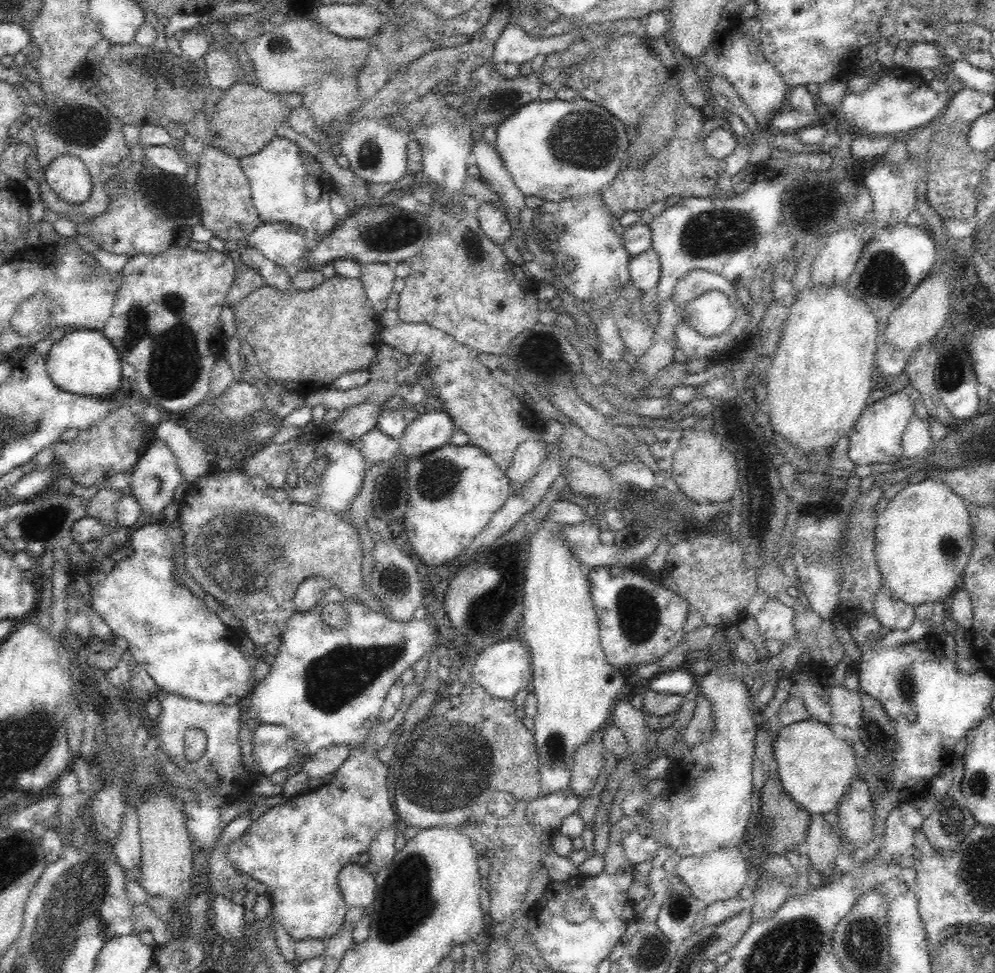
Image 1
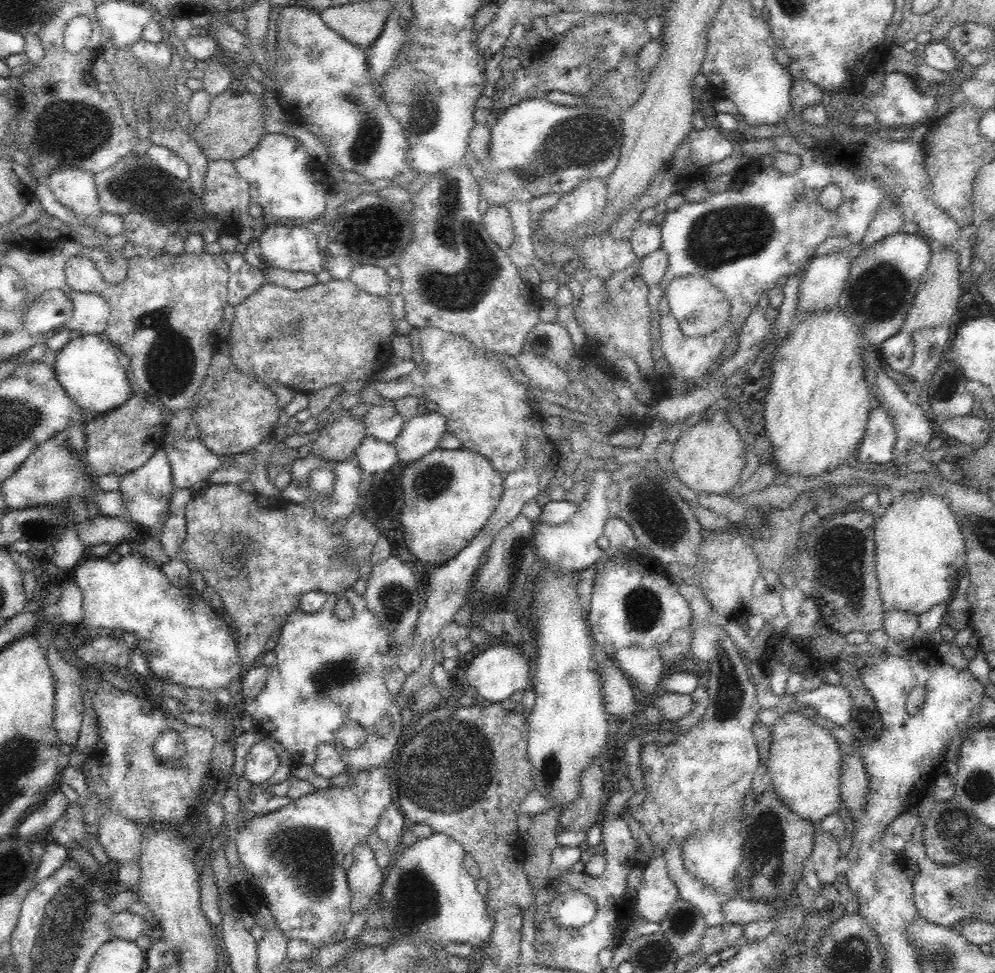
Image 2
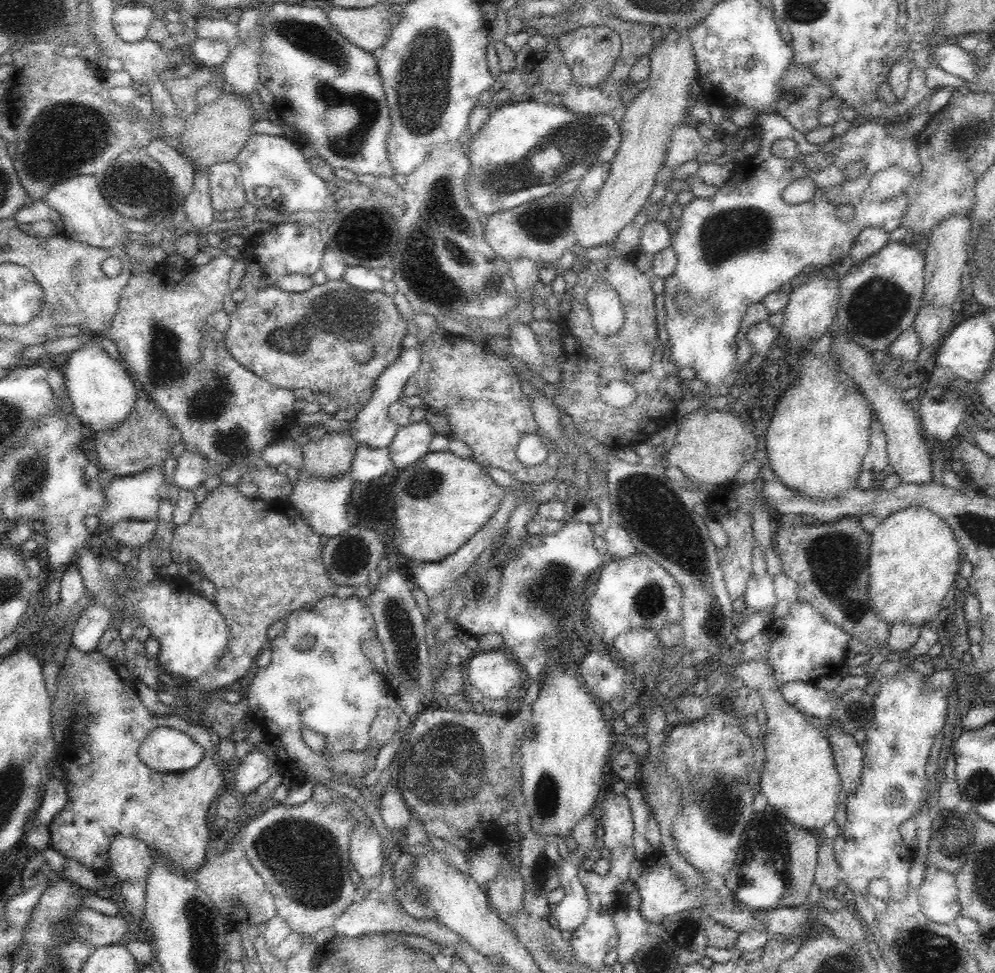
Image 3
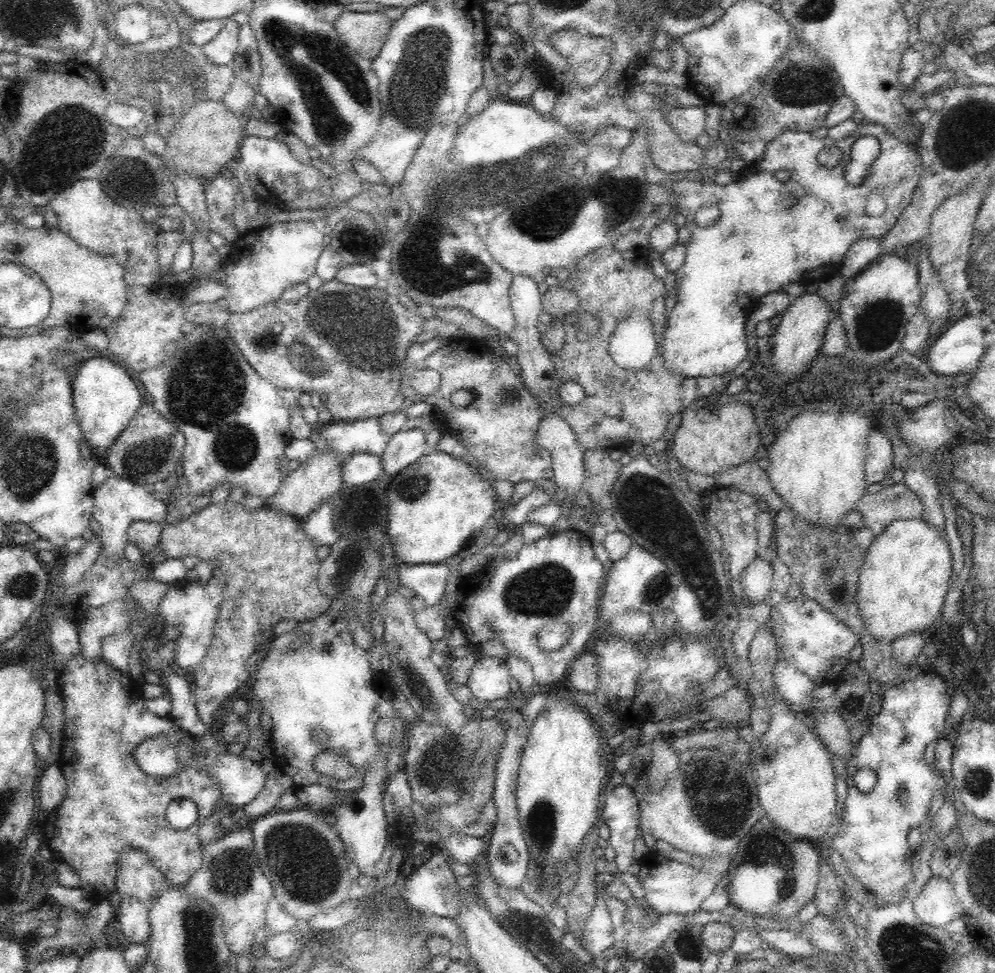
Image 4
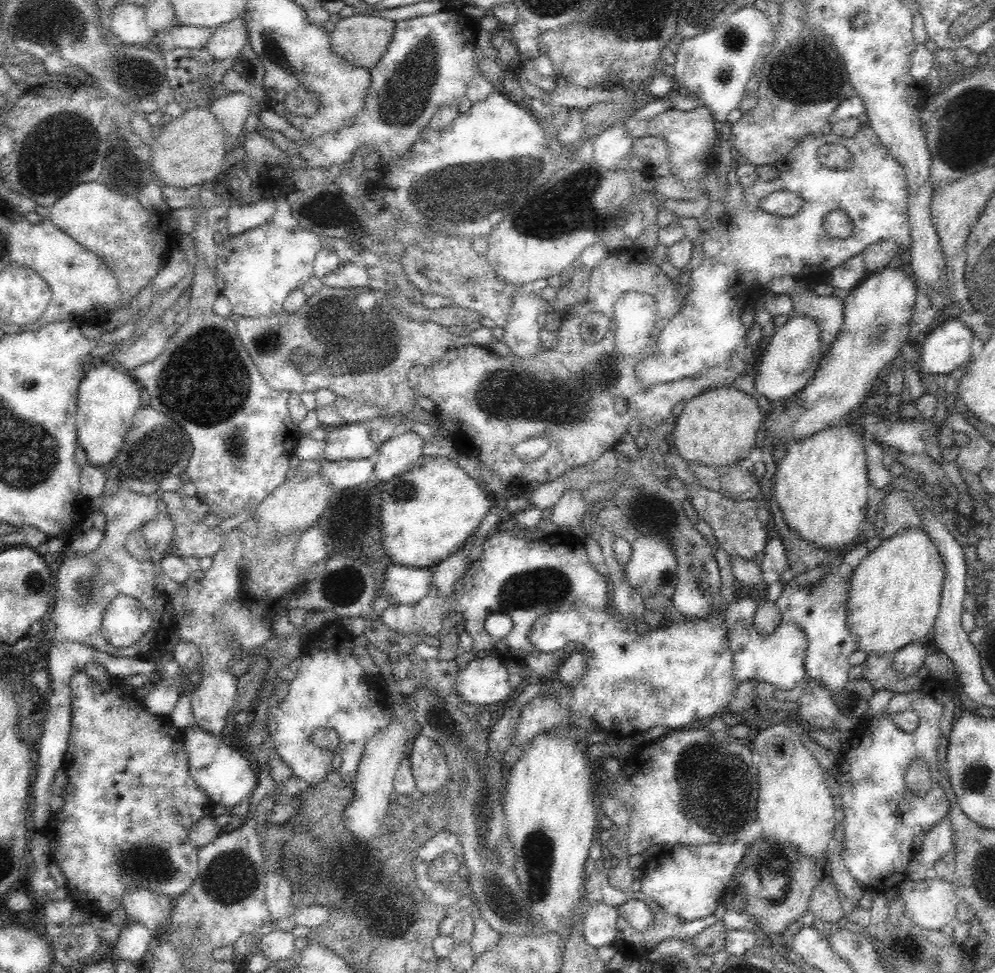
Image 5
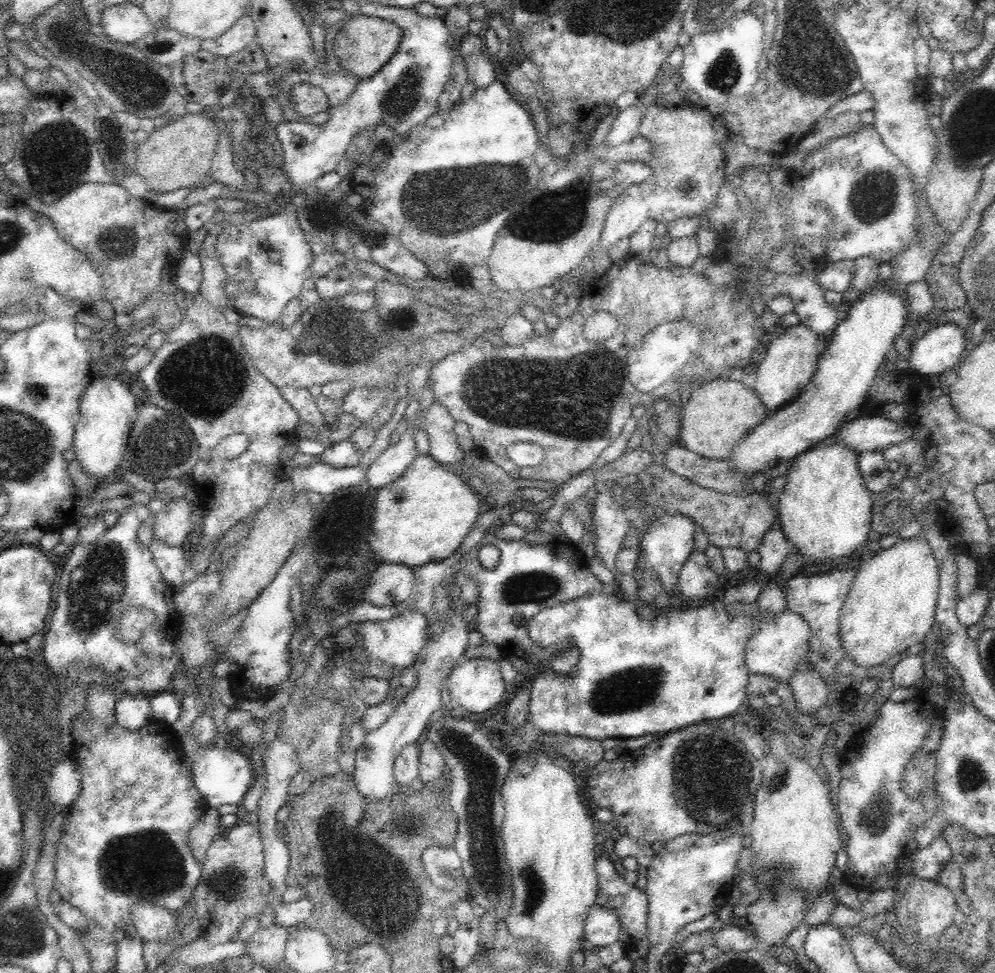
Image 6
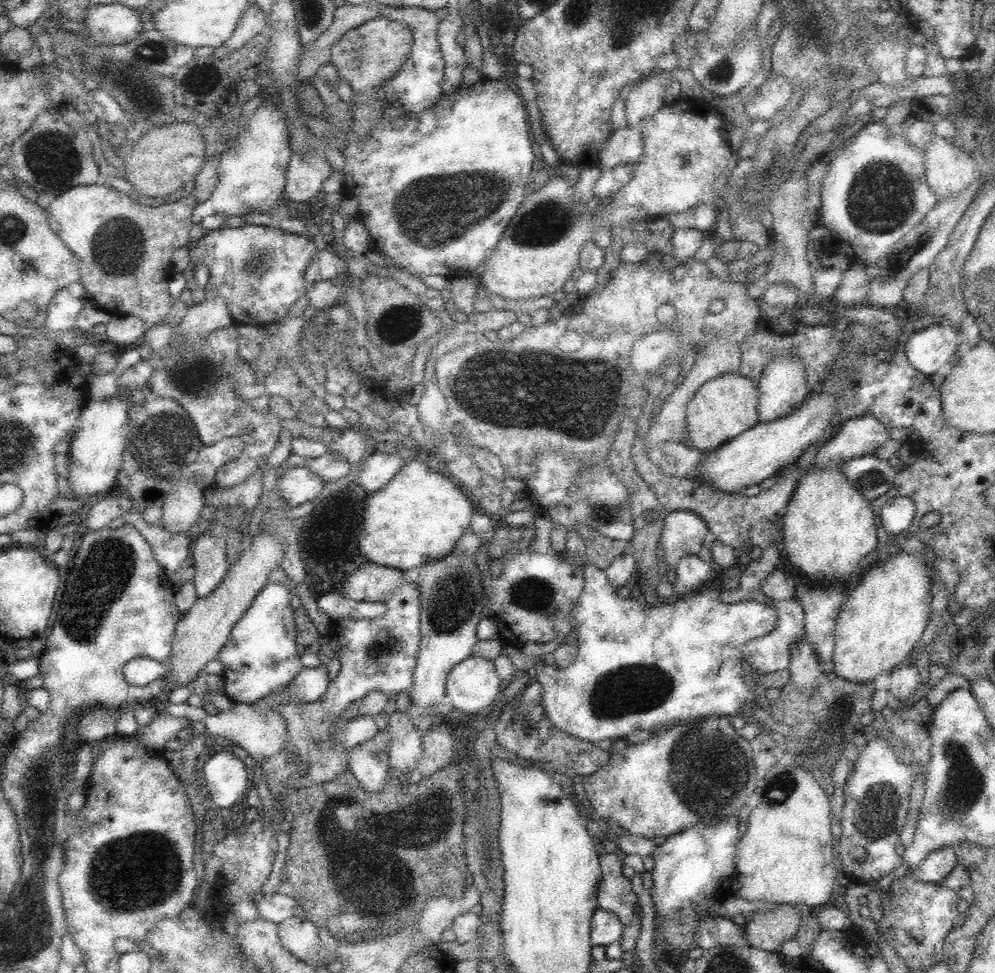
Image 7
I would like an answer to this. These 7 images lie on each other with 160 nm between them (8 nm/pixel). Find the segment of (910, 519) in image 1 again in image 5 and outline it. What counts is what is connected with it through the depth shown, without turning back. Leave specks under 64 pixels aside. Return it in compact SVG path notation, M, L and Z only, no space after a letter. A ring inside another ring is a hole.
M923 529L901 531L869 551L849 578L847 623L859 650L894 653L893 667L902 676L910 676L924 666L926 650L920 640L934 628L944 577L943 558Z

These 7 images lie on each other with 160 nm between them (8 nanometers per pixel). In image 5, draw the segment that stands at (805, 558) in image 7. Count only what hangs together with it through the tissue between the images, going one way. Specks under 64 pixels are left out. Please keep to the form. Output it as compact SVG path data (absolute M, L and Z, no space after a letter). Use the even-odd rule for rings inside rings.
M835 423L834 426L819 430L808 438L798 438L788 442L786 455L776 464L772 496L773 500L780 505L785 522L795 529L800 538L828 550L845 550L853 545L854 538L863 527L868 506L869 478L863 445L865 439L860 426L841 427L841 423Z

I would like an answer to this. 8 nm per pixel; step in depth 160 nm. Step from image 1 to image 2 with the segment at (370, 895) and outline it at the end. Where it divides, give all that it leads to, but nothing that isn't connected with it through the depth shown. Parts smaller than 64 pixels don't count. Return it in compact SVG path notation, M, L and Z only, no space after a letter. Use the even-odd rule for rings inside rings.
M368 843L356 846L351 852L353 863L347 869L347 881L351 893L376 895L384 880L384 869L378 865L376 856Z

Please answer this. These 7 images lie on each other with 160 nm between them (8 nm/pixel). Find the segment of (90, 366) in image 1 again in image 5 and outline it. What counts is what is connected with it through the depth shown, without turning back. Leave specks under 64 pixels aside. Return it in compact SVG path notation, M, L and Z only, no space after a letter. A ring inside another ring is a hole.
M96 366L89 370L78 388L77 442L84 447L88 460L101 468L110 466L118 456L126 432L133 423L134 413L142 407L144 392L140 392L130 374L121 368Z

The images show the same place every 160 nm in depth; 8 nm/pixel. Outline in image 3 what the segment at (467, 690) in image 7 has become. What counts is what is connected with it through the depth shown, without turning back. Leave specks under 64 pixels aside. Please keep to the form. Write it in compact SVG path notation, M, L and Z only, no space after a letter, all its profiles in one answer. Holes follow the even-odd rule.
M497 649L476 651L472 654L467 671L471 687L480 691L487 700L505 699L511 689L521 684L525 678L524 670L514 655L511 652Z

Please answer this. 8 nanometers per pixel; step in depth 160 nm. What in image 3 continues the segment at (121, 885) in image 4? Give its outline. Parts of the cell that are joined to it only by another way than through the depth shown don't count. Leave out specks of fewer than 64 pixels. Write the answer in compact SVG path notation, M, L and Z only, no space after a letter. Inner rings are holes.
M132 836L112 838L108 850L109 868L122 882L142 882L148 878L155 853L148 843Z

